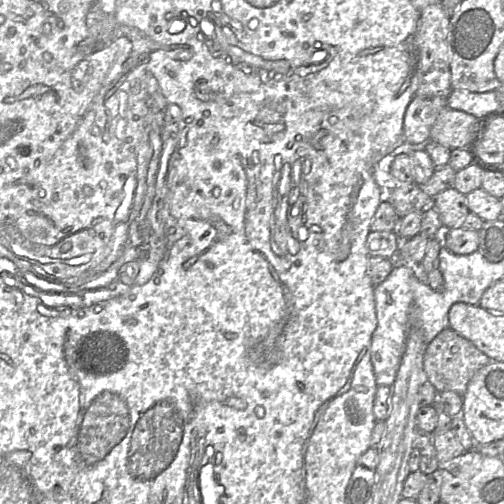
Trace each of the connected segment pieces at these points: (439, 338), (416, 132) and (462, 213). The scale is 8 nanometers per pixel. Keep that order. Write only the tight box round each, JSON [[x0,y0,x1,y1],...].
[[423,328,491,396],[403,96,447,144],[432,188,470,228]]

